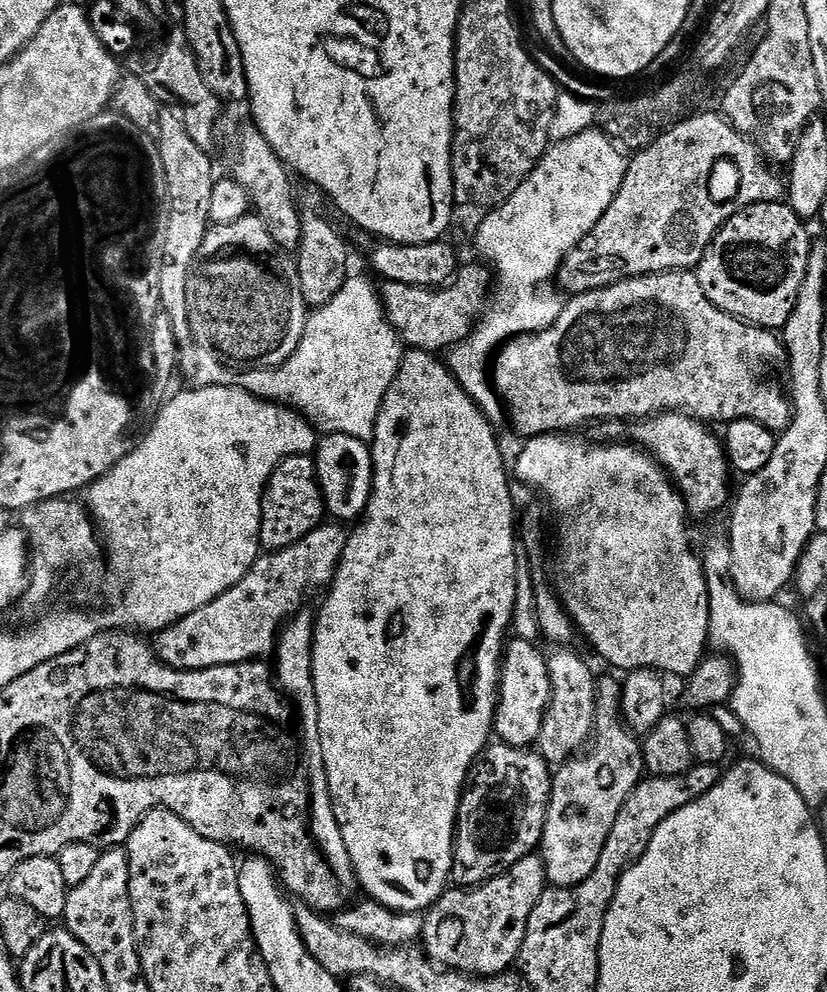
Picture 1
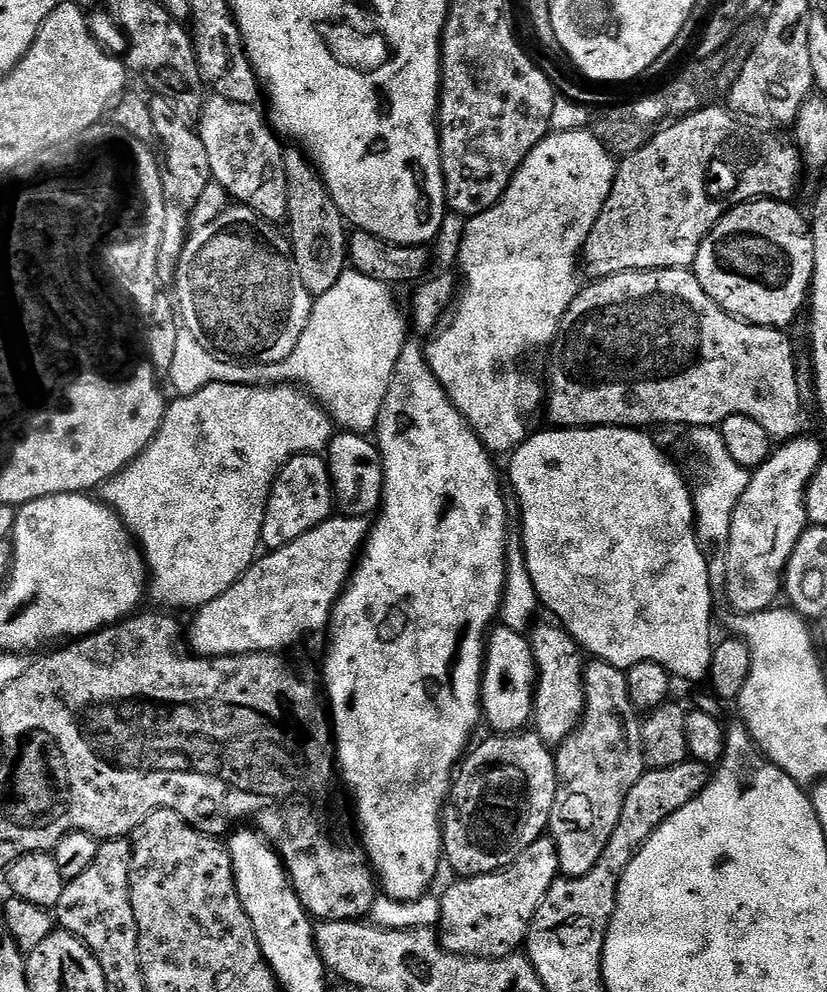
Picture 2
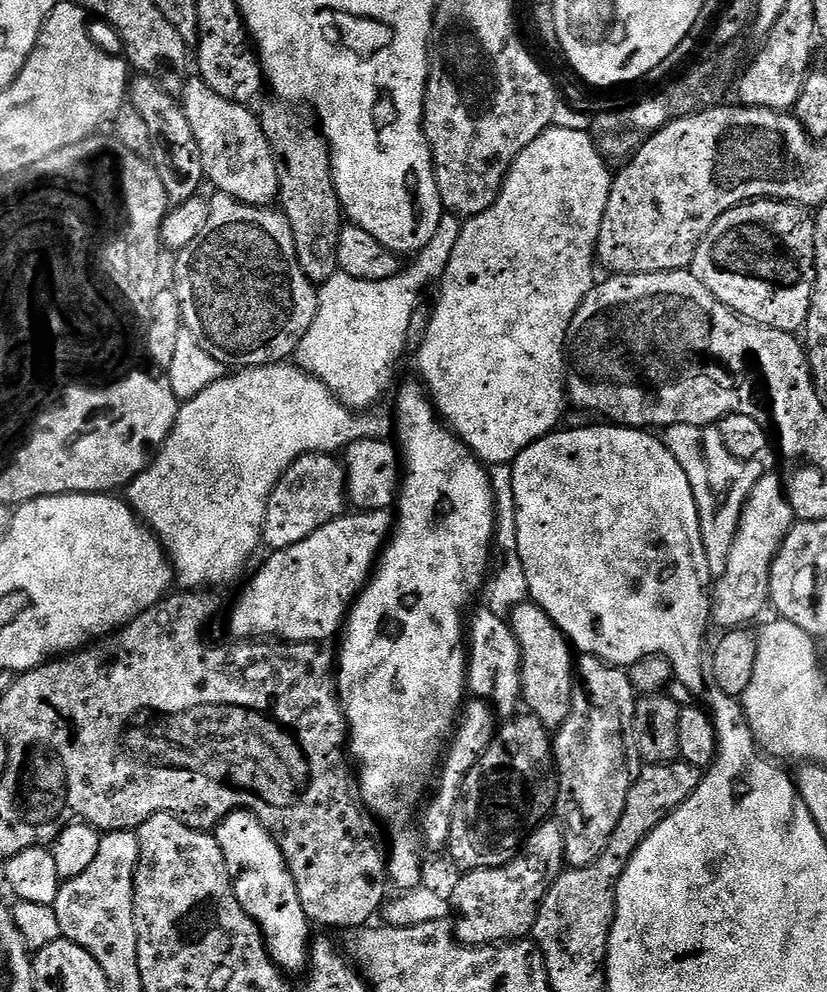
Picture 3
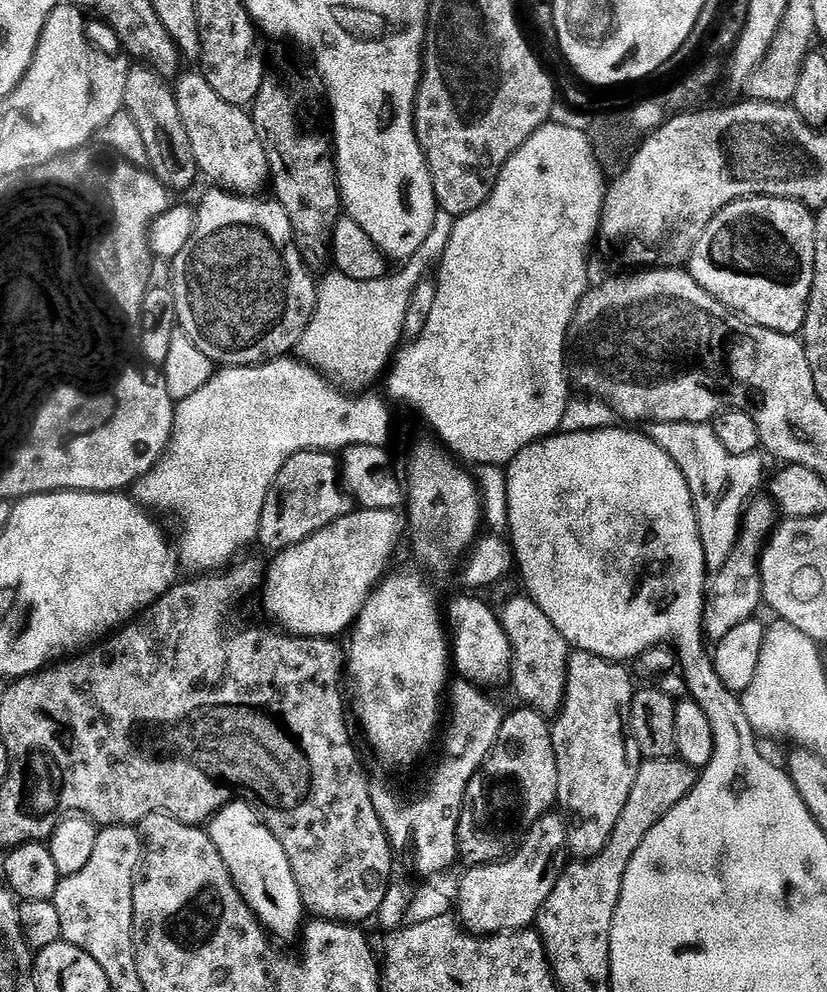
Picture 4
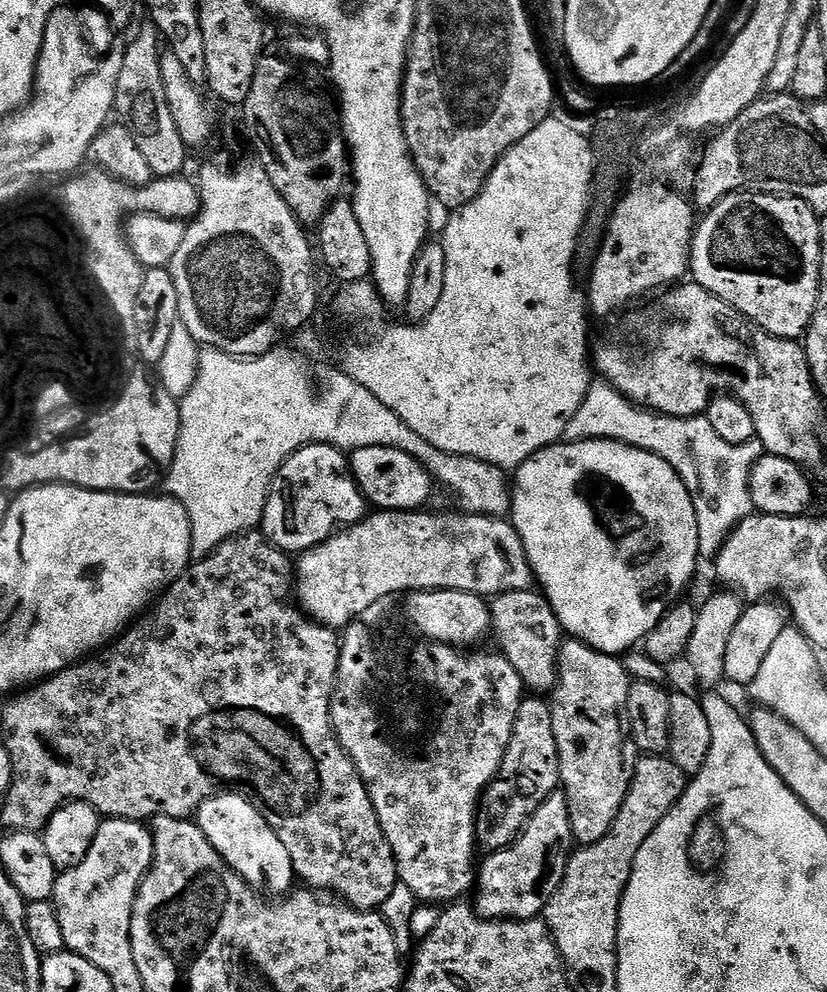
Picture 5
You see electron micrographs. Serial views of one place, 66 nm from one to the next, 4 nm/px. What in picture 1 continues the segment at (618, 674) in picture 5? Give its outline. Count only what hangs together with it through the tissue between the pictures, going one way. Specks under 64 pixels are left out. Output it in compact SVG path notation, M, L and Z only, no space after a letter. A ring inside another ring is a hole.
M608 676L596 686L596 728L592 731L591 747L583 754L577 754L566 763L555 769L552 778L552 793L546 814L544 838L540 841L539 855L544 858L548 883L554 888L573 888L590 874L594 874L594 866L598 866L598 858L602 854L602 846L606 846L606 838L610 838L610 830L618 819L618 810L622 810L622 802L630 798L630 790L645 779L644 749L642 740L624 723L622 716L621 681Z

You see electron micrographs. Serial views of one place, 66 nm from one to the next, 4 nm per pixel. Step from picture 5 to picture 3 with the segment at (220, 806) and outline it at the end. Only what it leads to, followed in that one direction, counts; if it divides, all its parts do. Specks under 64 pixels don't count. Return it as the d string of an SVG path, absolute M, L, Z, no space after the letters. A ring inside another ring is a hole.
M243 810L234 811L220 821L214 829L214 835L222 850L222 858L226 858L234 894L242 910L246 910L246 914L250 914L252 921L260 927L272 961L285 974L300 972L307 964L309 967L310 921L302 910L302 902L298 902L294 878L282 858L282 850L276 839L264 829L253 812Z

